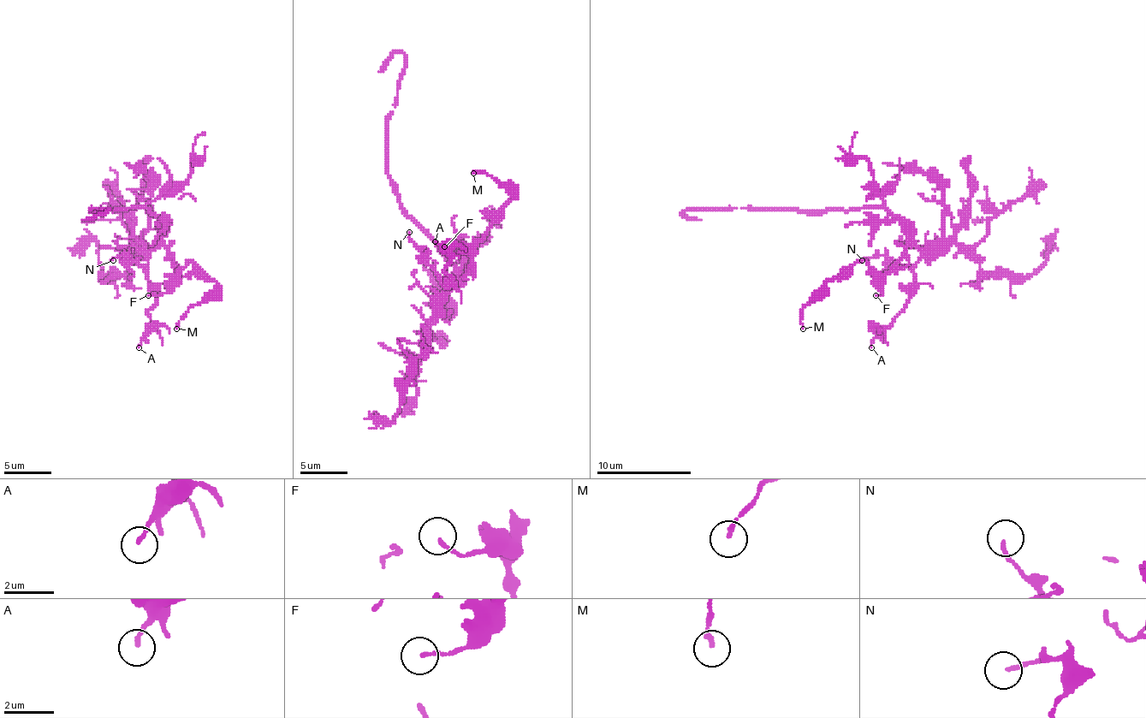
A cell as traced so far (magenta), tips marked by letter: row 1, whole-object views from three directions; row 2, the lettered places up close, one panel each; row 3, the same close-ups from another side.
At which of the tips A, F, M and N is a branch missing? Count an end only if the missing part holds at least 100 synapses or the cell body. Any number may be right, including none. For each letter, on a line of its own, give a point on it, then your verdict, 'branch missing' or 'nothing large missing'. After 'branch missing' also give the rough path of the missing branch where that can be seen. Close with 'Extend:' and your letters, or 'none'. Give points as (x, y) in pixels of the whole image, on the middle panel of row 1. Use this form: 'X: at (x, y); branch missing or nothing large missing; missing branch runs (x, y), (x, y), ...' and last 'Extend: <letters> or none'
A: at (435, 241); nothing large missing
F: at (444, 246); nothing large missing
M: at (473, 173); nothing large missing
N: at (409, 232); nothing large missing
Extend: none

